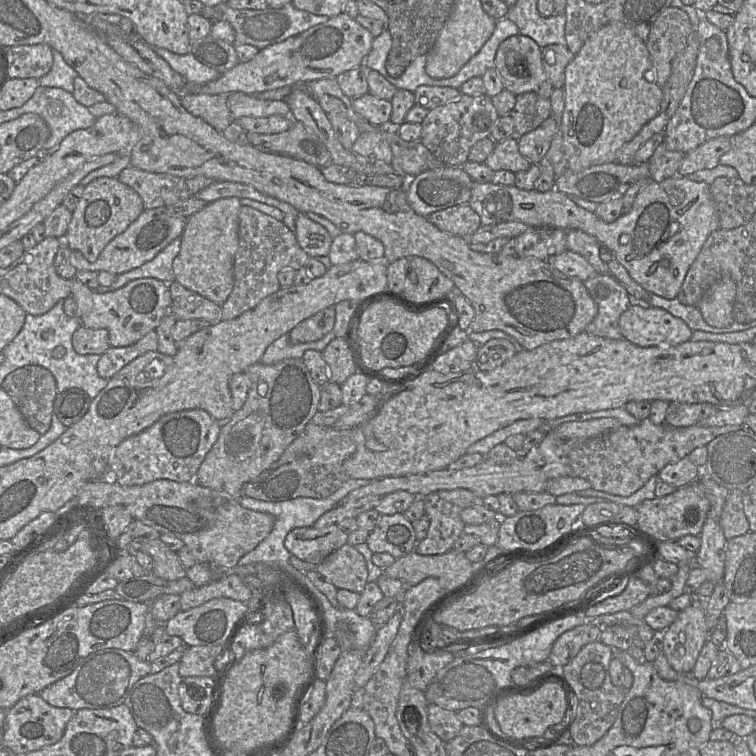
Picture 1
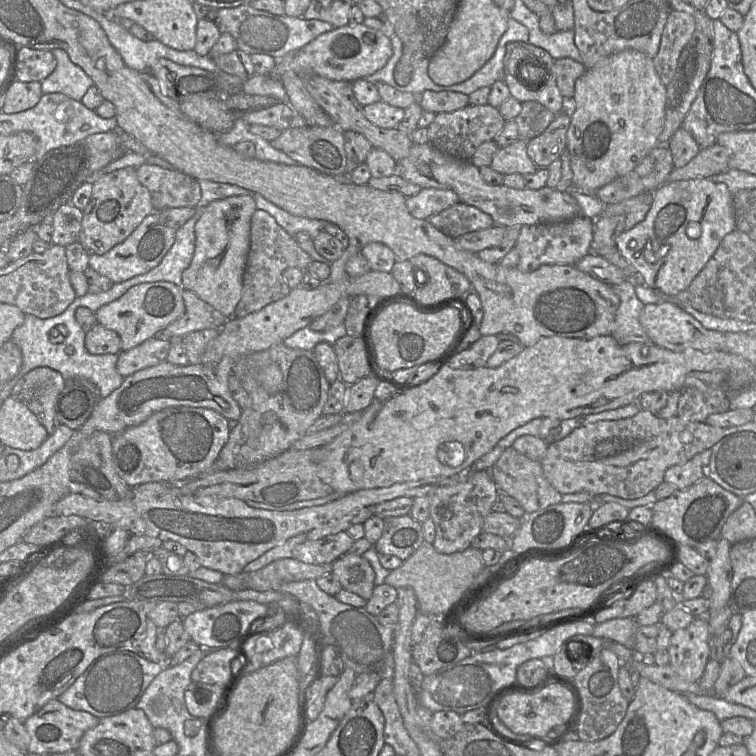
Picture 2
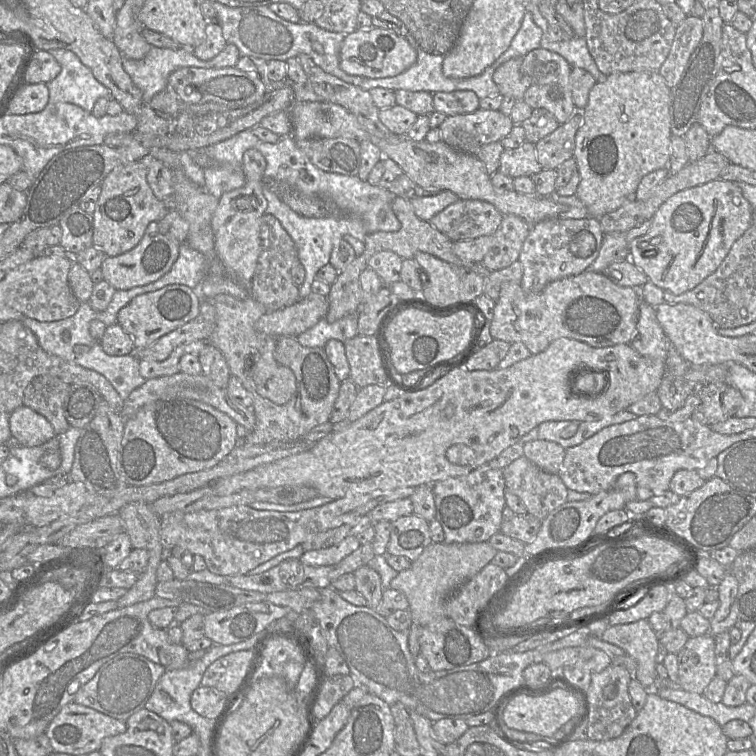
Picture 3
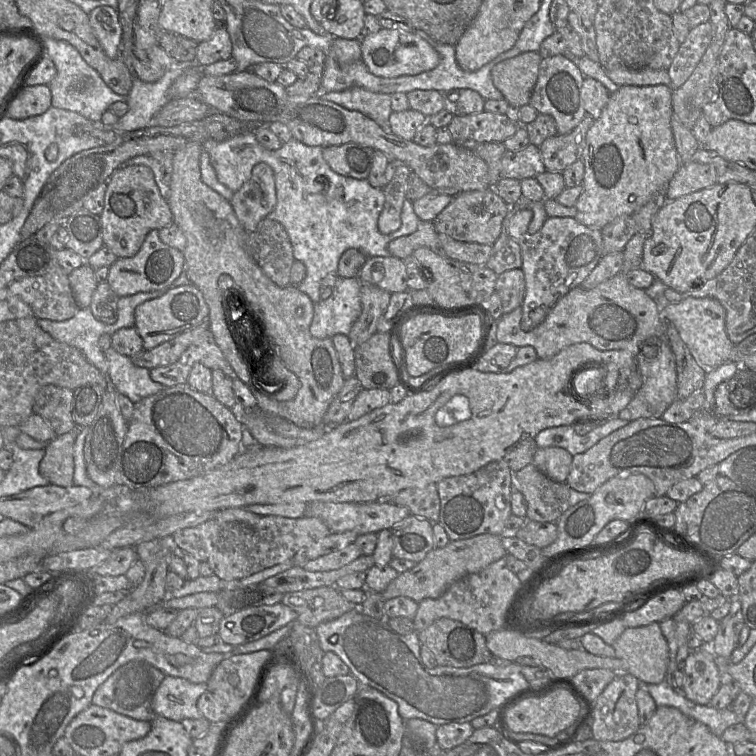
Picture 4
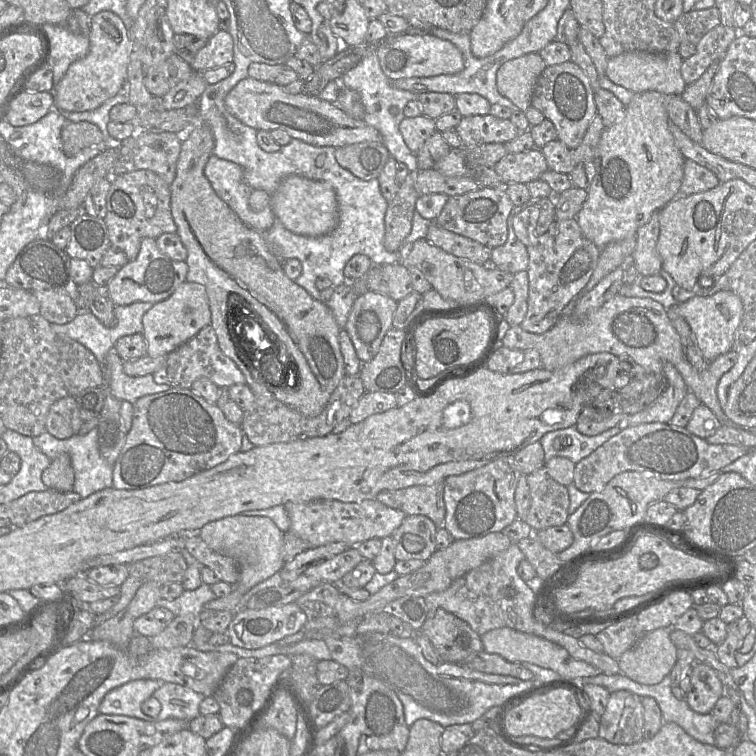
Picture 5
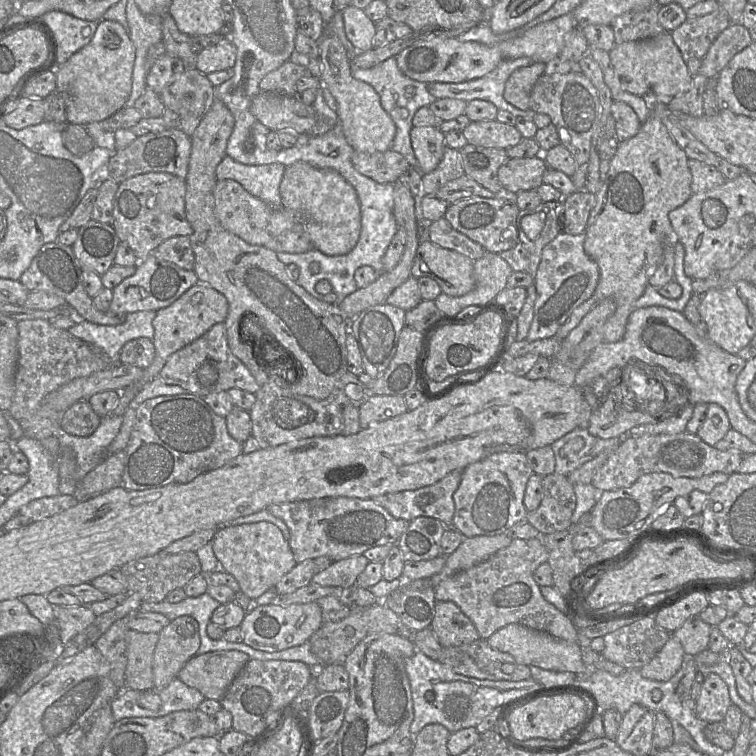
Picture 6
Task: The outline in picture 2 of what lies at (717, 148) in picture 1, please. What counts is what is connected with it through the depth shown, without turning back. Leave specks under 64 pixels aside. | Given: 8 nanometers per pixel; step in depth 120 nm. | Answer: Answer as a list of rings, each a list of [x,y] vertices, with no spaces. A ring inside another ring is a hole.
[[[714,143],[712,146],[702,148],[686,165],[674,168],[668,175],[666,182],[690,180],[696,178],[709,178],[728,170],[729,151]]]

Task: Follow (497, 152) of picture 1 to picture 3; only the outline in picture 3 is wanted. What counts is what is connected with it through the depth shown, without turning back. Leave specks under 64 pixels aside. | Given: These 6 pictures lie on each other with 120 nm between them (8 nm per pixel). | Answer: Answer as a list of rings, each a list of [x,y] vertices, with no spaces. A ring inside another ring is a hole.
[[[529,141],[514,149],[504,149],[500,156],[499,171],[512,178],[531,177],[542,170],[536,158],[535,144]]]

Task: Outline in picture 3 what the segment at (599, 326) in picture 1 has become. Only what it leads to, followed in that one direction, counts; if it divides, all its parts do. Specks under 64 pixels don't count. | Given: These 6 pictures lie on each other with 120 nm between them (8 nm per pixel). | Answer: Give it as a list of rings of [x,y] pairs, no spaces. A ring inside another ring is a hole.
[[[641,301],[637,322],[637,335],[630,342],[638,353],[651,359],[665,360],[668,338],[656,318],[655,308]]]

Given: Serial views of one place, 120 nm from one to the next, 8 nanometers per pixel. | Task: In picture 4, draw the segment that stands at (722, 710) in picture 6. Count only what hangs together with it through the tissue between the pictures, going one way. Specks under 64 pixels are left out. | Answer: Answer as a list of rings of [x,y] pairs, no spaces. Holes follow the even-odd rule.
[[[704,645],[702,649],[692,649],[684,662],[683,695],[696,704],[710,705],[721,685],[715,654]]]

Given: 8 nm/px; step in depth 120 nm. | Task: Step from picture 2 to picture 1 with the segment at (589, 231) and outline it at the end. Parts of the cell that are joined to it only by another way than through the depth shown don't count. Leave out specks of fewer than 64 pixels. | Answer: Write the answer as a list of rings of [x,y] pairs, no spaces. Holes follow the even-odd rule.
[[[530,228],[516,237],[516,254],[547,260],[567,250],[566,230],[559,228]]]

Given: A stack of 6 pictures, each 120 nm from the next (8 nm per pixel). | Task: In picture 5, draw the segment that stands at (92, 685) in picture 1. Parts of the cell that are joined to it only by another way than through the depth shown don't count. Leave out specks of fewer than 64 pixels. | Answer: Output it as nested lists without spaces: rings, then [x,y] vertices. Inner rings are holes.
[[[137,679],[116,687],[104,696],[99,705],[99,713],[125,715],[145,721],[155,721],[157,715],[147,715],[142,709],[142,704],[153,696],[154,692],[164,682],[155,679]]]

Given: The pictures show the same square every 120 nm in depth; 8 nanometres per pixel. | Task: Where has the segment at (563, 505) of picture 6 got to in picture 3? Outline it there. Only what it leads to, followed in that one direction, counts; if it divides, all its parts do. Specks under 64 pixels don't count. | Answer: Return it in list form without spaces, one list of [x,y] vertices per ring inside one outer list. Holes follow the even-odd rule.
[[[525,456],[503,470],[505,486],[524,503],[527,513],[543,520],[567,502],[568,488],[557,474],[547,473]]]

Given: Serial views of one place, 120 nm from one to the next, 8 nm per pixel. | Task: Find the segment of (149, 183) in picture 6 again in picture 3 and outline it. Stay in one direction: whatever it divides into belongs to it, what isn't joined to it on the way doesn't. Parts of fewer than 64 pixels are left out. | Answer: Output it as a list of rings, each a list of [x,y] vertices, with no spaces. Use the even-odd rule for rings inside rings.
[[[135,161],[115,168],[101,183],[93,217],[93,247],[107,257],[121,255],[133,249],[142,239],[151,222],[160,221],[169,211],[156,198],[147,182],[147,168],[144,161]]]

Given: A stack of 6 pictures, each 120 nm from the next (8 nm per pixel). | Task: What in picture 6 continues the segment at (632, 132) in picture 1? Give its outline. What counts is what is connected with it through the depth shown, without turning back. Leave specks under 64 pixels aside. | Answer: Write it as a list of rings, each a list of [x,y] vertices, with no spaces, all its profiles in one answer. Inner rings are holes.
[[[655,115],[642,123],[639,132],[630,139],[620,141],[600,190],[595,194],[596,204],[587,221],[584,251],[599,268],[599,281],[594,292],[597,303],[613,299],[616,310],[607,320],[604,342],[614,343],[625,334],[628,318],[635,309],[635,302],[643,295],[650,276],[662,262],[667,245],[679,242],[669,220],[669,212],[683,205],[692,195],[691,172],[688,157],[677,145],[665,125]]]

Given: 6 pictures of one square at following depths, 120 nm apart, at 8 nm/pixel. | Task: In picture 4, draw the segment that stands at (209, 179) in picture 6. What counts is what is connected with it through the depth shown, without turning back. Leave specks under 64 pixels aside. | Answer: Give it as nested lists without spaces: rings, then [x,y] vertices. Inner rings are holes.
[[[189,143],[174,151],[167,203],[173,216],[173,223],[186,238],[186,246],[182,252],[184,272],[190,284],[202,293],[208,306],[209,330],[237,378],[250,389],[255,380],[248,362],[250,350],[246,349],[249,347],[243,346],[242,341],[243,354],[238,354],[230,329],[237,330],[237,317],[242,312],[247,312],[249,307],[258,312],[264,322],[264,336],[260,339],[262,348],[270,350],[267,341],[279,346],[280,357],[285,367],[298,377],[300,389],[296,396],[288,401],[278,401],[258,390],[251,390],[257,400],[257,406],[266,414],[280,416],[302,428],[324,426],[323,417],[328,406],[345,381],[332,338],[313,337],[309,331],[314,314],[312,300],[301,292],[297,285],[284,288],[277,286],[248,254],[248,232],[240,224],[230,202],[204,184],[201,179],[202,151],[203,145],[200,143]],[[224,274],[232,278],[235,288],[228,287],[221,301],[218,279]]]

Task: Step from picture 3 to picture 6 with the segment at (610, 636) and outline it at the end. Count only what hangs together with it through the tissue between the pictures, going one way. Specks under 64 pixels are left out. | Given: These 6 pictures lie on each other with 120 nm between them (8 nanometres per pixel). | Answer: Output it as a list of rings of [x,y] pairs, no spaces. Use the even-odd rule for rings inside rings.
[[[671,634],[662,649],[646,665],[639,669],[640,673],[647,679],[667,681],[681,668],[684,654],[681,643]]]

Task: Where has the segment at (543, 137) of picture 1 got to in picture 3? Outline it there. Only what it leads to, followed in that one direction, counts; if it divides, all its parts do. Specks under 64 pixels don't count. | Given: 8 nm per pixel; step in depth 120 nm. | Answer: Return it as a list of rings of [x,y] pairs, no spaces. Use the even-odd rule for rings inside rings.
[[[576,107],[571,118],[535,144],[536,158],[543,169],[557,169],[574,156],[575,136],[584,119],[584,109]]]

